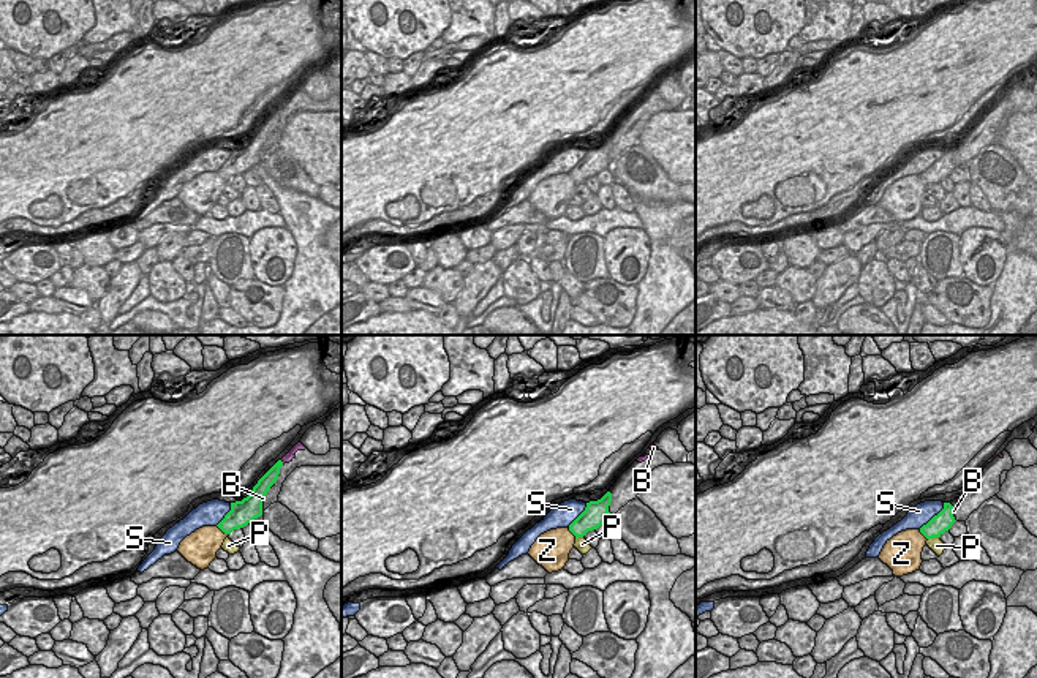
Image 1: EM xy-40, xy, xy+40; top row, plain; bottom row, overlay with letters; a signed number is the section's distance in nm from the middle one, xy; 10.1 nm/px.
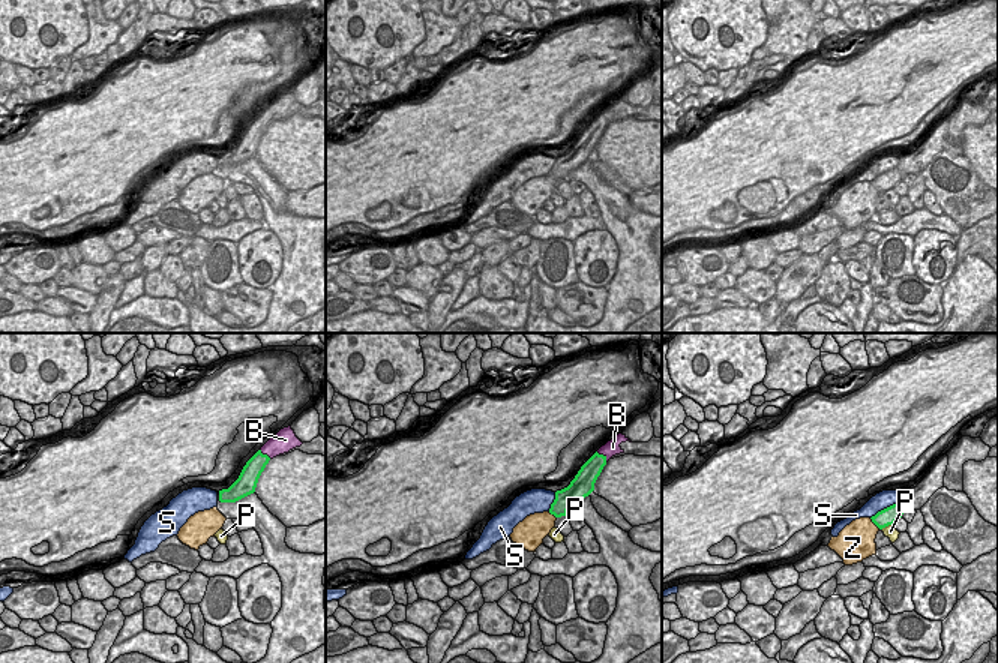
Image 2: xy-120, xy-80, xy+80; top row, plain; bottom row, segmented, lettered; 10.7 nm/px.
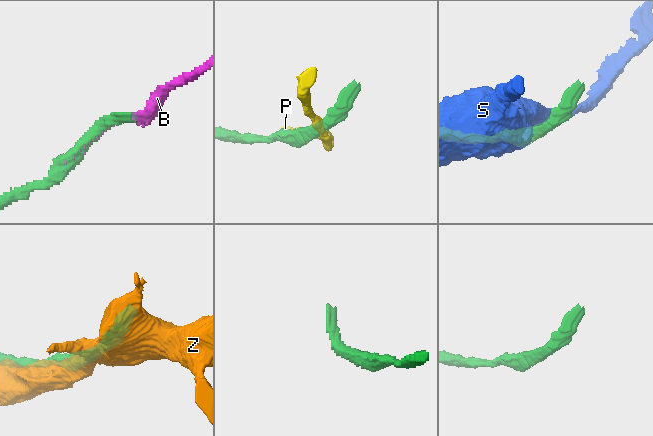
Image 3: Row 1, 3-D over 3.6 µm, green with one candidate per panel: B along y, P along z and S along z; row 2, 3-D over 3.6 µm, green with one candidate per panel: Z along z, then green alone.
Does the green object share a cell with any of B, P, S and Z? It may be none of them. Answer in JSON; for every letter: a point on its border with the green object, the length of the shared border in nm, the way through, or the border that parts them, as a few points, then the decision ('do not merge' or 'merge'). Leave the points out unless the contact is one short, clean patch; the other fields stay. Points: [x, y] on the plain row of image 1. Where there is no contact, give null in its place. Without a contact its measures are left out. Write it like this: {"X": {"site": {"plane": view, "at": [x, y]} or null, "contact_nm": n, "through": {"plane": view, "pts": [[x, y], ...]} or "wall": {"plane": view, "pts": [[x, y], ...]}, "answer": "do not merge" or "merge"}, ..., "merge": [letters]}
{"B": {"site": {"plane": "xy-40", "at": [282, 108]}, "contact_nm": 60, "answer": "merge"}, "P": {"site": {"plane": "xy+40", "at": [933, 182]}, "contact_nm": 130, "answer": "do not merge"}, "S": {"site": {"plane": "xy+40", "at": [935, 161]}, "contact_nm": 380, "answer": "do not merge"}, "Z": {"site": {"plane": "xy-40", "at": [223, 177]}, "contact_nm": 160, "answer": "do not merge"}, "merge": ["B"]}

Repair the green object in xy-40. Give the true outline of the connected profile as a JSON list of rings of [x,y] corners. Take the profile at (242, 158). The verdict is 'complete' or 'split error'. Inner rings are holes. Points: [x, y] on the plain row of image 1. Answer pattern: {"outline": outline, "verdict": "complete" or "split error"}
{"outline": [[[297,89],[281,106],[278,106],[253,133],[250,141],[242,147],[231,149],[231,156],[217,171],[224,180],[231,180],[234,175],[243,174],[255,164],[264,160],[264,142],[275,131],[280,114],[296,104],[297,96],[305,96],[302,89]]], "verdict": "split error"}

